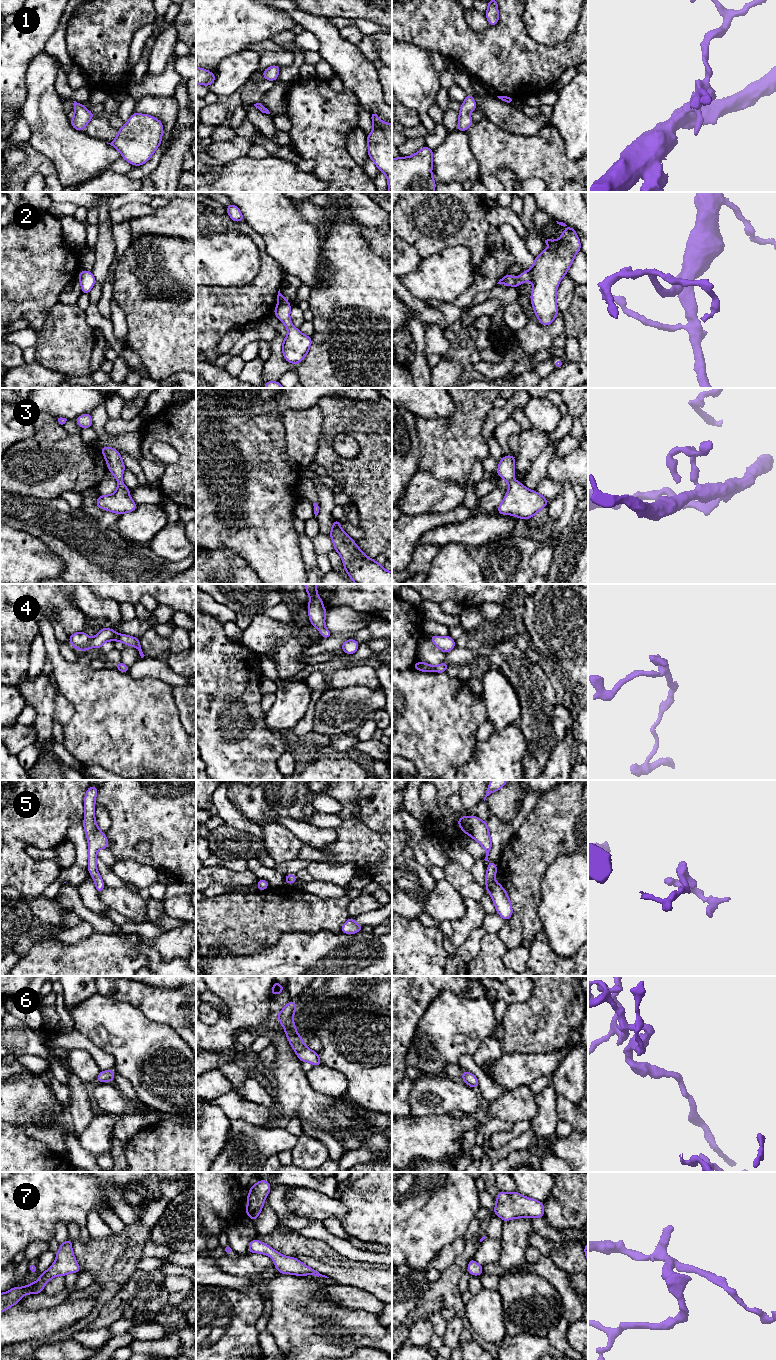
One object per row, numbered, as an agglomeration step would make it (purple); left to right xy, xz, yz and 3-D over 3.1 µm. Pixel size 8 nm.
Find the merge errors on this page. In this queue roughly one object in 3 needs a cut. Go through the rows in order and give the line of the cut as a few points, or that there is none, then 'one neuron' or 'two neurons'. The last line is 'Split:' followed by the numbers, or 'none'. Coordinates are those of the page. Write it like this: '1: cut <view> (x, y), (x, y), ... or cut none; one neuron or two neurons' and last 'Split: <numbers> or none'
1: cut none; one neuron
2: cut none; one neuron
3: cut none; one neuron
4: cut none; one neuron
5: cut none; one neuron
6: cut none; one neuron
7: cut none; one neuron
Split: none

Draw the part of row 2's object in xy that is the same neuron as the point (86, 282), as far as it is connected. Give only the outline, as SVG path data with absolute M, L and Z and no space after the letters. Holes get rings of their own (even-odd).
M81 270L79 272L78 279L80 280L82 293L89 294L96 283L93 273L90 271Z

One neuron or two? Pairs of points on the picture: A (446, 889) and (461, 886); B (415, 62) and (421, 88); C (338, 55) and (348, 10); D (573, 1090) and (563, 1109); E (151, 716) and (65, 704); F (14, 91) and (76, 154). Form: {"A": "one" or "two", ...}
{"A": "two", "B": "one", "C": "two", "D": "two", "E": "two", "F": "two"}

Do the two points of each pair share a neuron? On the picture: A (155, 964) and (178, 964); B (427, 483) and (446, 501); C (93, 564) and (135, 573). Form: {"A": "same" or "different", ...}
{"A": "same", "B": "same", "C": "same"}

